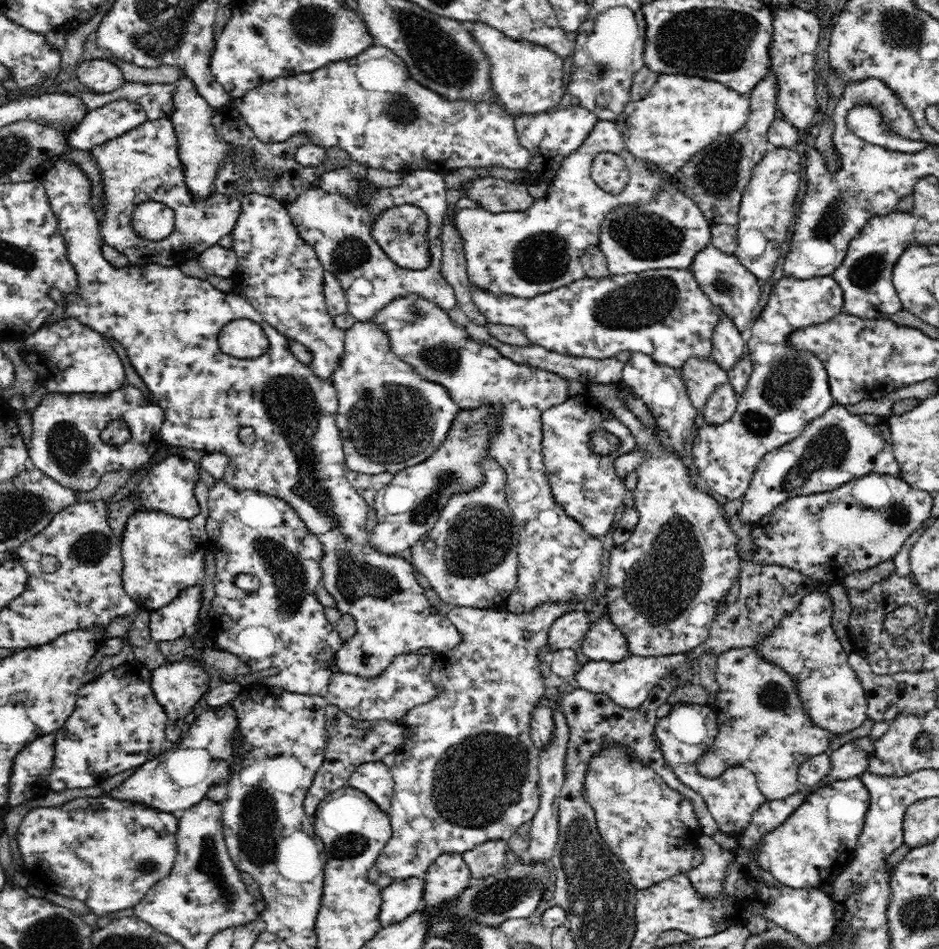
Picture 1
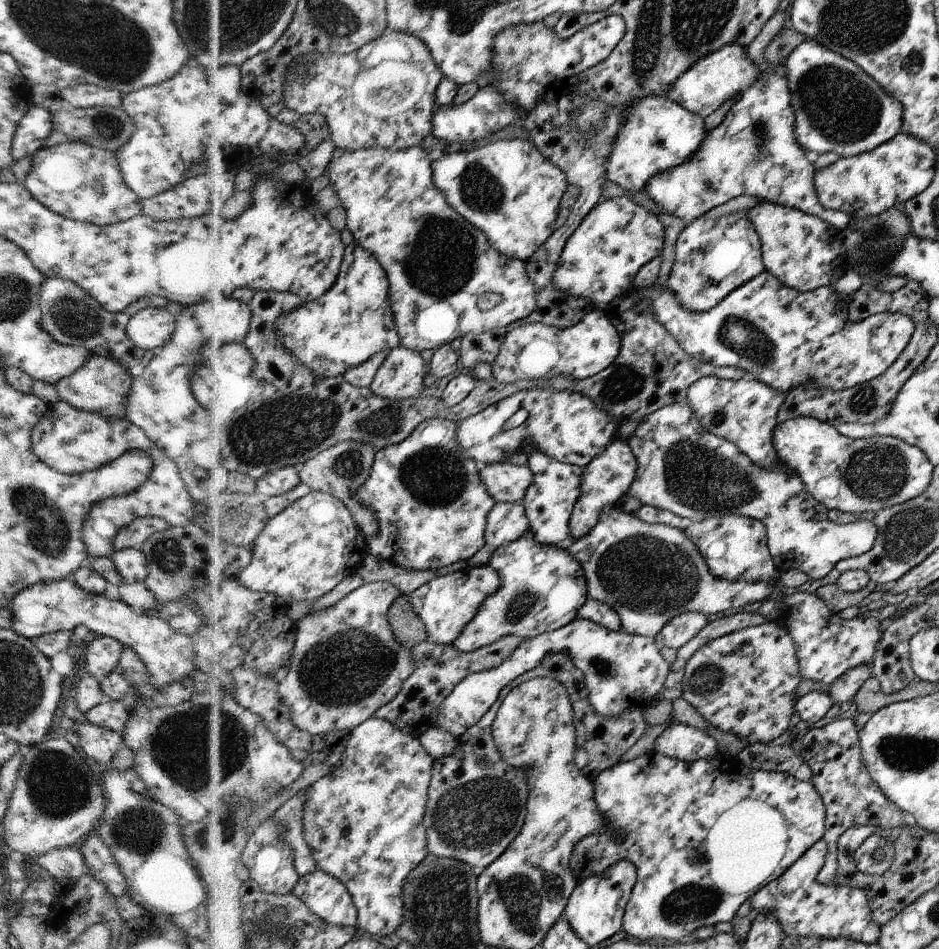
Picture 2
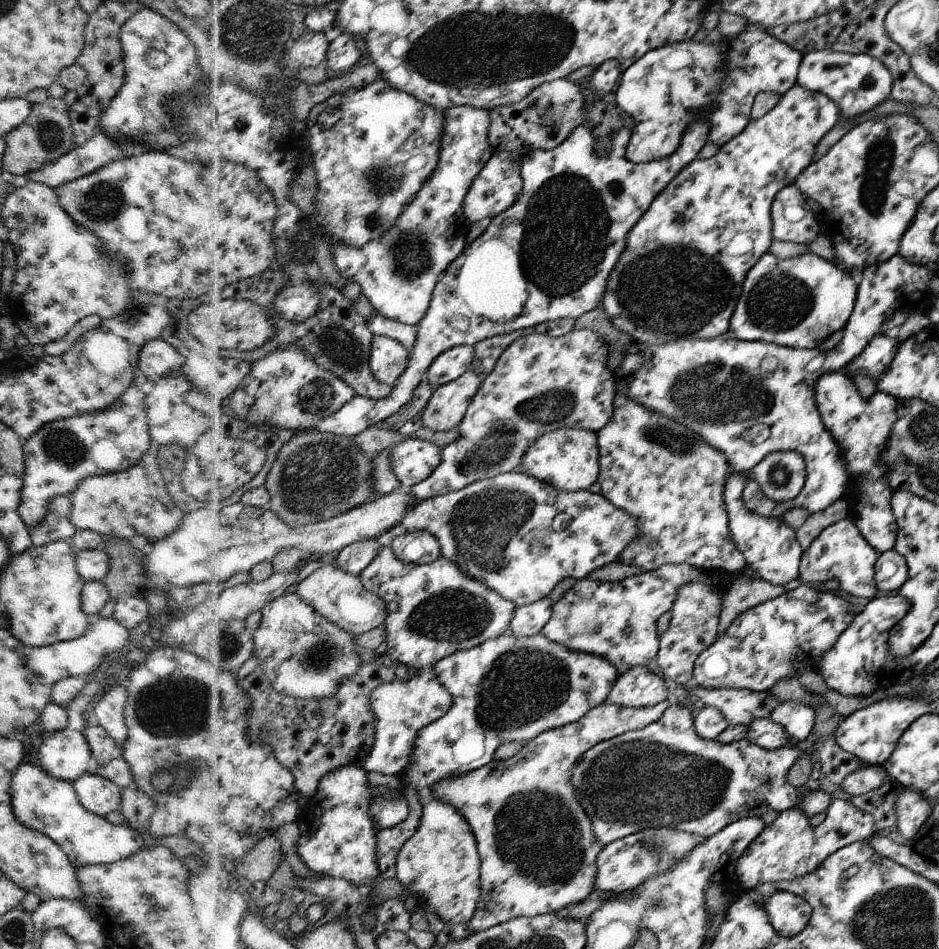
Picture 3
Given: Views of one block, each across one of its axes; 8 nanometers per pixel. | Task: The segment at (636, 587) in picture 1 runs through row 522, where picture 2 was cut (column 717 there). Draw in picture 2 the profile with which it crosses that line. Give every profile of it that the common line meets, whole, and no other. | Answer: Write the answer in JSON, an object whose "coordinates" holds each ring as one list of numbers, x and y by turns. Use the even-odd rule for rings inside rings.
{"coordinates":[[768,620,761,625,752,625,715,638,701,646,686,663,681,680,681,697,695,708,695,711,716,728,732,732,736,738,748,744,772,743,776,738,784,739,788,722,794,714,797,702,796,688,800,678,800,664,797,644,792,635,776,620]]}

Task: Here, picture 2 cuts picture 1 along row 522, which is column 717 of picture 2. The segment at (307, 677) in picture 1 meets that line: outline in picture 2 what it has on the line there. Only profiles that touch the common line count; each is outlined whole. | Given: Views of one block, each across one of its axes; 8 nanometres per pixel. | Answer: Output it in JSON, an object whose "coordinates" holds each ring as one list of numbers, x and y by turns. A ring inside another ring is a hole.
{"coordinates":[[739,212,714,220,702,216,690,222,678,235,666,285,686,310,706,313,724,301,733,290,765,271,761,237,748,214]]}

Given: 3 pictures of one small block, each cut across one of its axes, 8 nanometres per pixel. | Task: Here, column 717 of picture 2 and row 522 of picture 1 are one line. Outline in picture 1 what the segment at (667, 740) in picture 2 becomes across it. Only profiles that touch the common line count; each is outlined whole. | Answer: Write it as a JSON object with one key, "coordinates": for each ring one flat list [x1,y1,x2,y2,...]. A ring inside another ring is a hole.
{"coordinates":[[834,403,819,417,812,419,802,434,790,442,771,450,762,457,751,478,750,486,744,494,742,506,737,512,740,522,755,523,767,515,774,507,796,495,809,495,840,488,842,484,870,473,899,475,900,464,892,450,892,437,888,417,877,414,850,413,842,403]]}

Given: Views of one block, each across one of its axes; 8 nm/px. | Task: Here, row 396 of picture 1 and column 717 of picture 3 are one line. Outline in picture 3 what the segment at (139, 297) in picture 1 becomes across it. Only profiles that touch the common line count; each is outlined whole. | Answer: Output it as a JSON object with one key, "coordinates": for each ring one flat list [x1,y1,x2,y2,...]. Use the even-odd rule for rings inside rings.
{"coordinates":[[796,84,781,95,766,116,752,119,737,137,719,147,714,156,685,166,633,226,625,252,609,277,603,308,615,328,628,334,633,342,646,344,730,335,729,326,746,273,764,253,770,252,773,244,772,204,777,194,794,184,813,164,822,137,840,118,840,106,829,95]]}

